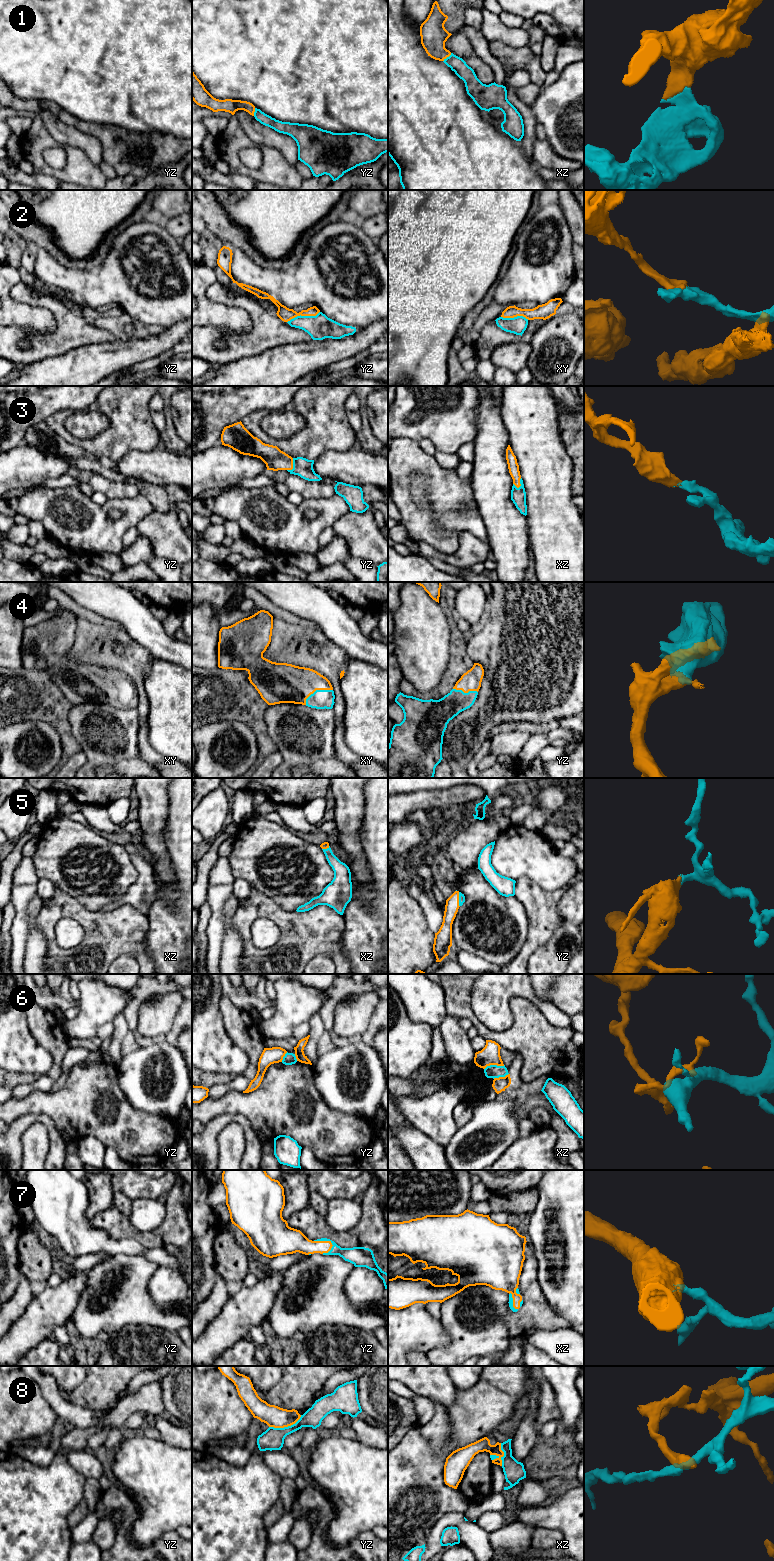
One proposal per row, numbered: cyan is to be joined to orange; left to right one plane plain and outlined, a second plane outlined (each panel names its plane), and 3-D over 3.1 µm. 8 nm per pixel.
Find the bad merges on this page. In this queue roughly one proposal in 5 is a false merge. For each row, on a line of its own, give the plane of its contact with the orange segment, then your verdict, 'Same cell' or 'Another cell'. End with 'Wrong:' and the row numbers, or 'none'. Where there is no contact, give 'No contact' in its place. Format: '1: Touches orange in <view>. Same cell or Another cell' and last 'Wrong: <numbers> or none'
1: Touches orange in xz. Same cell
2: Touches orange in yz. Another cell
3: Touches orange in yz. Same cell
4: Touches orange in xy. Same cell
5: Touches orange in yz. Same cell
6: Touches orange in xz. Another cell
7: Touches orange in yz. Same cell
8: Touches orange in xz. Another cell
Wrong: 2, 6, 8

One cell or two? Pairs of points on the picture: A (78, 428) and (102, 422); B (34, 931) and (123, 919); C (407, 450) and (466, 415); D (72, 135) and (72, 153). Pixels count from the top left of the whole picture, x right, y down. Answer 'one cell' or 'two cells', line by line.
A: one cell
B: two cells
C: two cells
D: two cells

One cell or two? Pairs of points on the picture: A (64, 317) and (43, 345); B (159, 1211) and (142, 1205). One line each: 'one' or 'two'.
A: one
B: one

